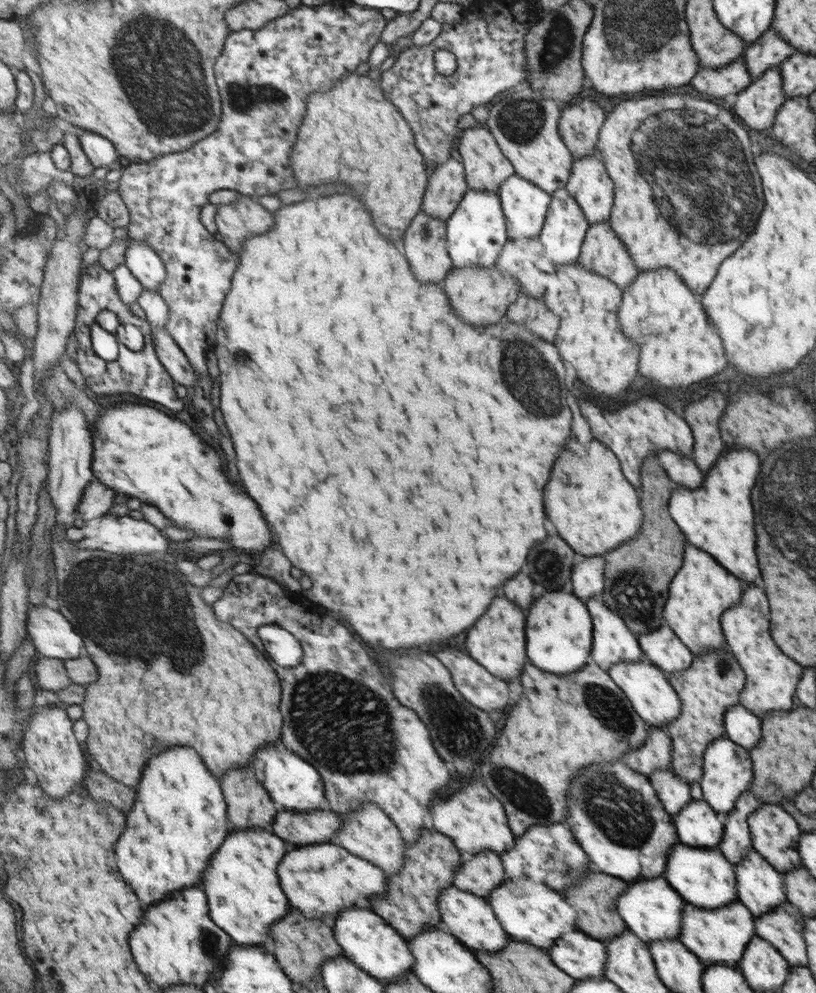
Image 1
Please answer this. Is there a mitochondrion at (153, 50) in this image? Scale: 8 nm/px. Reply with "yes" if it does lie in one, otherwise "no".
yes

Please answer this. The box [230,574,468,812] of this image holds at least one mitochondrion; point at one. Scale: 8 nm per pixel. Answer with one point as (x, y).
(363, 740)

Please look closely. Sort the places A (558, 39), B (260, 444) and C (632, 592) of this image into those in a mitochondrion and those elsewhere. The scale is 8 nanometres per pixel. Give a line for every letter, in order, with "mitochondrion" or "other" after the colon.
A: mitochondrion
B: other
C: mitochondrion

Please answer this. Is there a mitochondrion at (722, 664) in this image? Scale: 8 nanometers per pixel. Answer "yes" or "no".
yes

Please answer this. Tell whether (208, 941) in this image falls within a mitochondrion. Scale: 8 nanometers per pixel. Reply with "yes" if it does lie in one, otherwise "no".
yes

